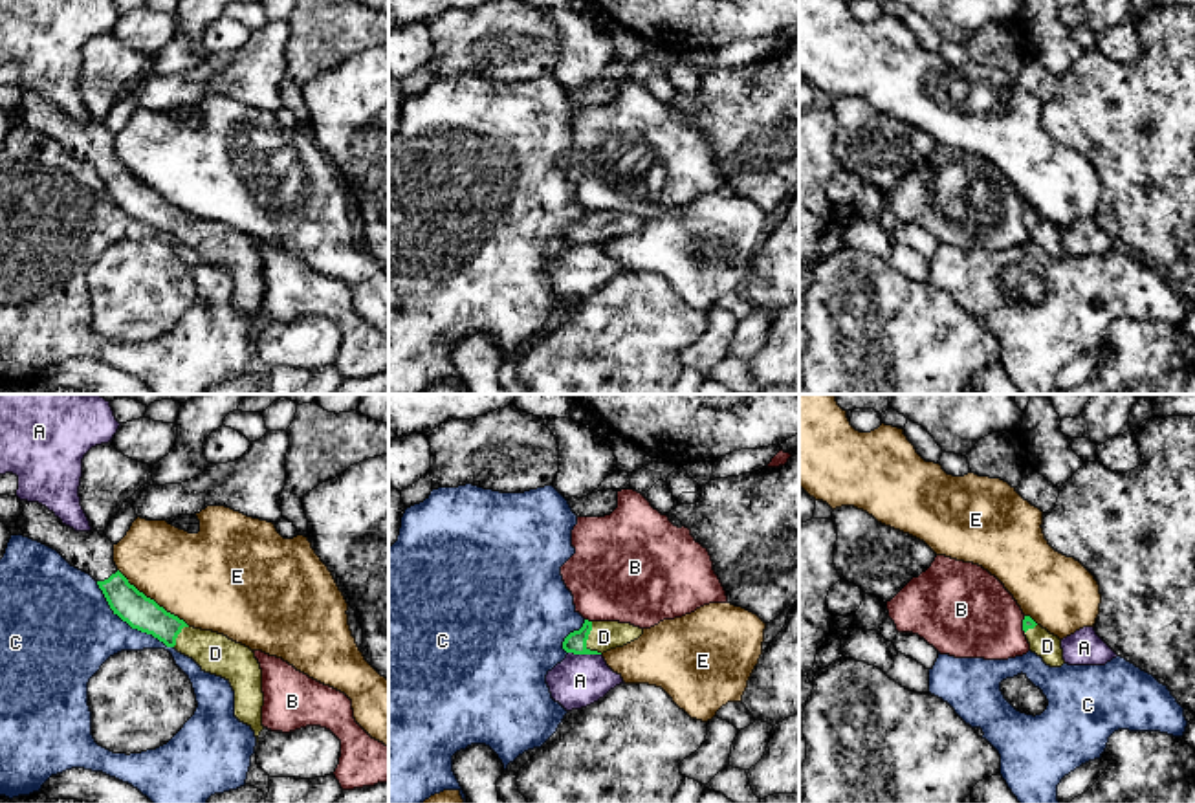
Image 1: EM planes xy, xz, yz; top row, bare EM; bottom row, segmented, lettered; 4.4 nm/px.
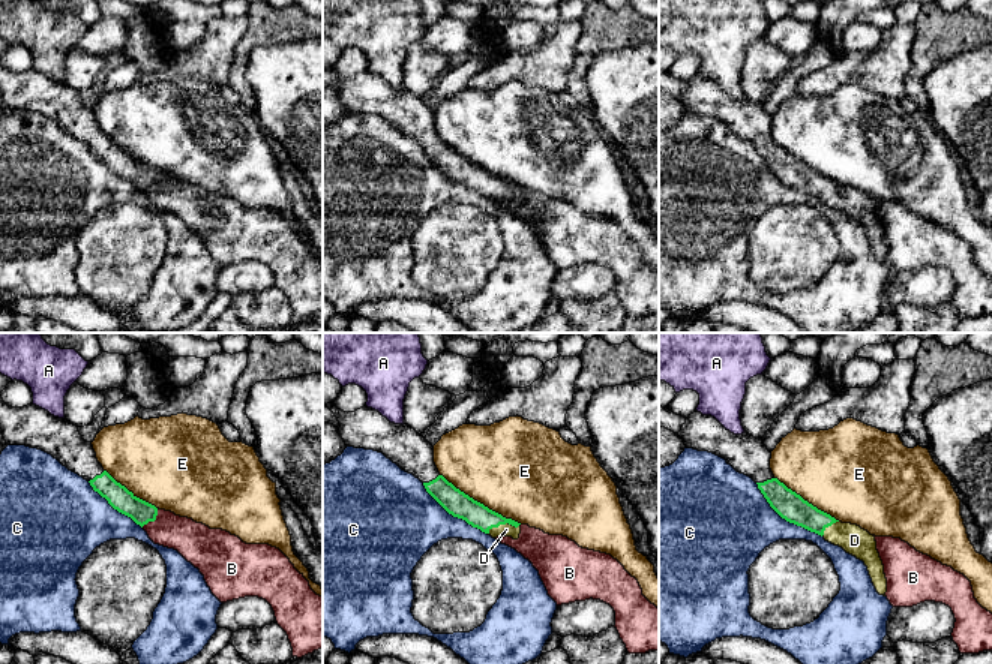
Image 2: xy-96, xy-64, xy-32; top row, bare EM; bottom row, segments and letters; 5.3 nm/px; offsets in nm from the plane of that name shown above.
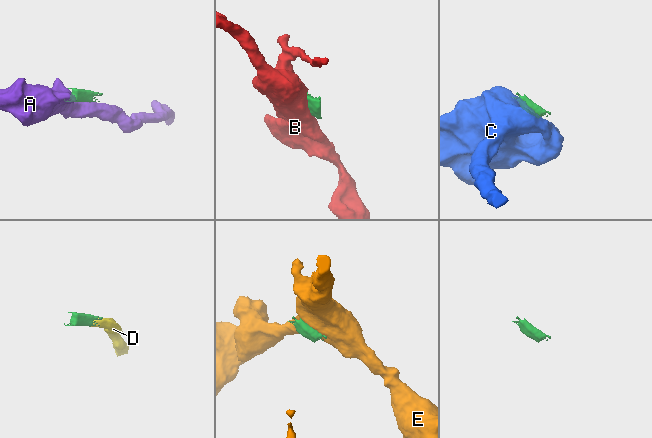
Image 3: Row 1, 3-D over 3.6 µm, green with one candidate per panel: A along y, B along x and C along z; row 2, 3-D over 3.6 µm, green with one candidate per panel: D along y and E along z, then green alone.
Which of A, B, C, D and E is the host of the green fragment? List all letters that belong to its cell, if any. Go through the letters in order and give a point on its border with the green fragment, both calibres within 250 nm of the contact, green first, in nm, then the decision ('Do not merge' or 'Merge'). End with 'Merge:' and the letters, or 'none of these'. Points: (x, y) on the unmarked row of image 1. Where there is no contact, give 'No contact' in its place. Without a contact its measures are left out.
A: Touches green at xz (585, 242). Thickness 100 nm (green) against 220 nm. Do not merge
B: Touches green at xz (587, 209). Thickness 100 nm (green) against 420 nm. Do not merge
C: Touches green at xy (129, 213). Thickness 150 nm (green) against 380 nm. Do not merge
D: Touches green at xz (585, 231). Thickness 100 nm (green) against 130 nm. Merge
E: Touches green at xy (153, 189). Thickness 150 nm (green) against 400 nm. Do not merge
Merge: D

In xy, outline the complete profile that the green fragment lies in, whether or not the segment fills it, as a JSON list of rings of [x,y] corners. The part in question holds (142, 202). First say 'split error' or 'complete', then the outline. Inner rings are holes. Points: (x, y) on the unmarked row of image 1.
split error; [[[20,88],[18,92],[18,123],[57,139],[71,156],[90,163],[114,204],[132,218],[152,224],[192,248],[202,260],[225,268],[235,280],[235,306],[255,321],[258,332],[264,319],[264,282],[255,242],[224,224],[189,216],[130,174],[114,152],[114,132],[104,121],[75,121],[46,95]]]

